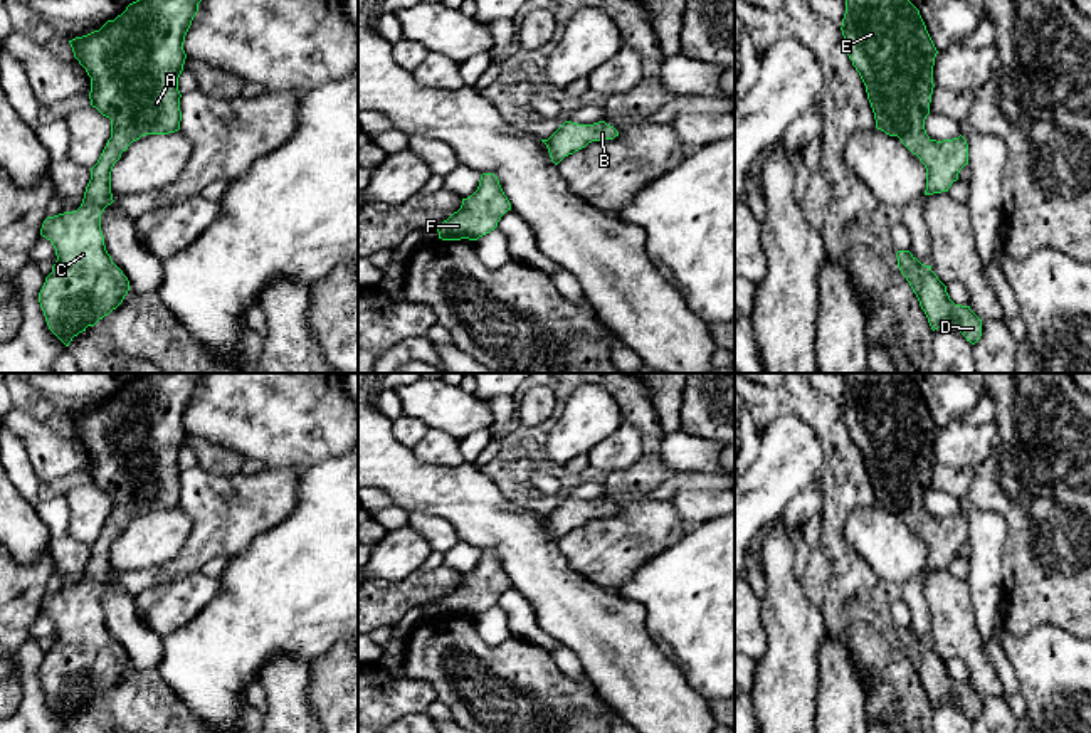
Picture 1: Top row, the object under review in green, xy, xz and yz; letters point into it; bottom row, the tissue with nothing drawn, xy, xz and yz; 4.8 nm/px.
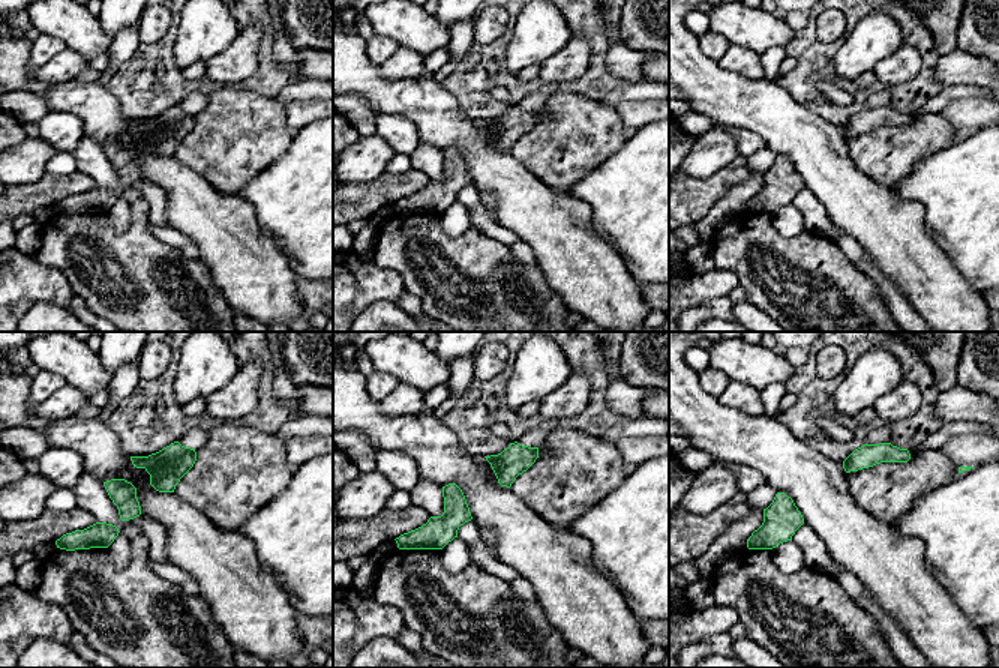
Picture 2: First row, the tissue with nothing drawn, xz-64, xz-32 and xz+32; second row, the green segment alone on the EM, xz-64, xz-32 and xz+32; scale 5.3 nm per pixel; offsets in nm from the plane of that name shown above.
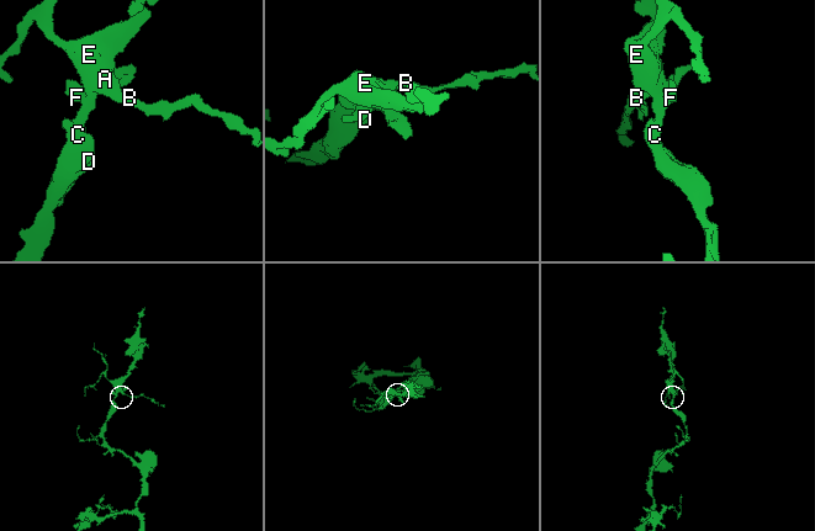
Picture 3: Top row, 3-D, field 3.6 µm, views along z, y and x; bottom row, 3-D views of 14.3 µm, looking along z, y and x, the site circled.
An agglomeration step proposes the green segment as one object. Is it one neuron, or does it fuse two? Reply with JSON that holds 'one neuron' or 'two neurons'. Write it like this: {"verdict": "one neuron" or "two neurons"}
{"verdict": "one neuron"}

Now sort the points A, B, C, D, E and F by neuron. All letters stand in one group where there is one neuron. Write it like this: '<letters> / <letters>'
A B C D E F

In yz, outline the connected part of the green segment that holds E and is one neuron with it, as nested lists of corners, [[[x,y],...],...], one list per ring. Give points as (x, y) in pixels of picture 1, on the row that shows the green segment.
[[[846,0],[846,13],[841,30],[847,55],[866,86],[876,128],[889,136],[898,136],[901,143],[925,165],[925,195],[948,192],[951,183],[958,180],[960,170],[968,165],[968,145],[962,134],[943,141],[931,140],[926,134],[925,119],[930,114],[930,103],[935,87],[933,66],[938,50],[926,30],[920,10],[909,0]]]

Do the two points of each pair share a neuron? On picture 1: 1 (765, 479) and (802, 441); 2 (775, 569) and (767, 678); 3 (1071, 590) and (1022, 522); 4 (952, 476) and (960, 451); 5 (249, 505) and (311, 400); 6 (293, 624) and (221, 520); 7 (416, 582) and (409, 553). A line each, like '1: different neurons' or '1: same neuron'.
1: same neuron
2: same neuron
3: same neuron
4: different neurons
5: different neurons
6: different neurons
7: different neurons

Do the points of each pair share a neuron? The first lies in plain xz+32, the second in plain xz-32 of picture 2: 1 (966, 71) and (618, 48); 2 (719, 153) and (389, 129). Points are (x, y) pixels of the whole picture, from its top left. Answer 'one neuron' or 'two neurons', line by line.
1: one neuron
2: two neurons

